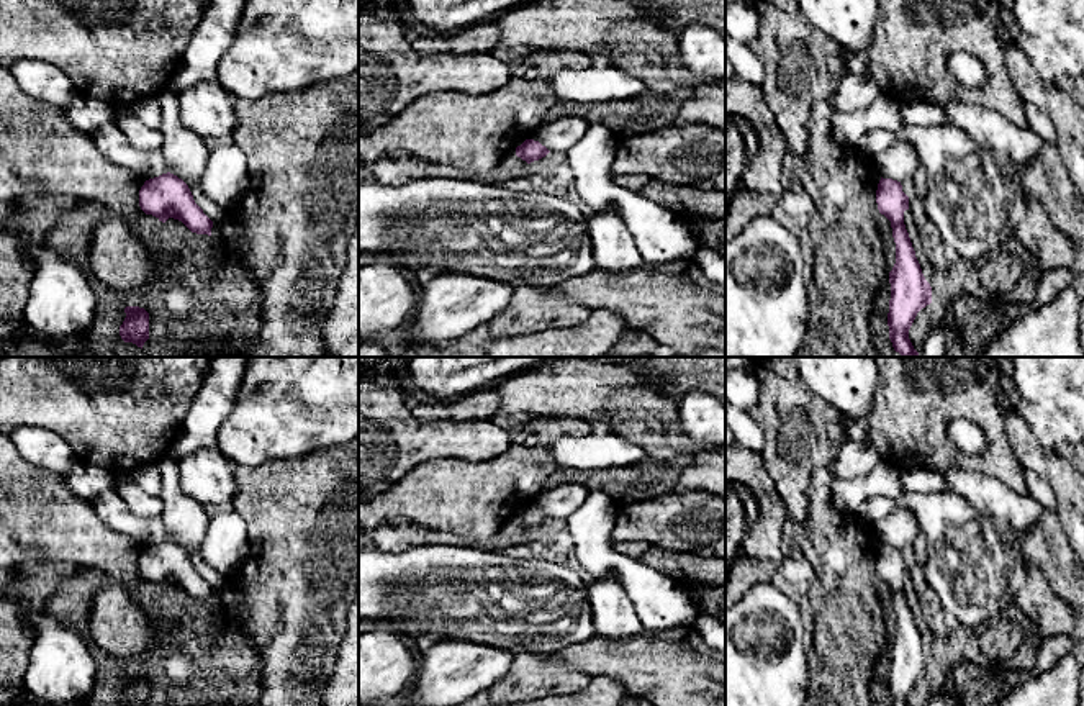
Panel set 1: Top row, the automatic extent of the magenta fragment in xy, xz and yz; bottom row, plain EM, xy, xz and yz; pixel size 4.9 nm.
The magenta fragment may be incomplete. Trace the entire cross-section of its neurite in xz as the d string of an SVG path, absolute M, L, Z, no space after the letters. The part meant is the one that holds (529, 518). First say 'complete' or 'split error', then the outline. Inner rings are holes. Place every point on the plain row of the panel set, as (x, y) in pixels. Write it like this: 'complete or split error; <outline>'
complete; M526 506L521 513L516 514L516 523L527 531L545 524L549 519L550 518L545 513L534 506Z

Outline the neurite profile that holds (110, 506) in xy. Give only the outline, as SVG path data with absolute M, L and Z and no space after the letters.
M110 488L90 500L97 514L115 531L131 536L146 547L167 541L167 531L159 518L139 518L128 509L124 498Z

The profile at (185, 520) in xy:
M164 457L159 462L159 470L162 477L162 491L159 495L162 501L160 519L167 531L167 539L188 552L195 570L211 588L223 586L226 577L210 567L201 557L211 511L182 490L175 459Z

